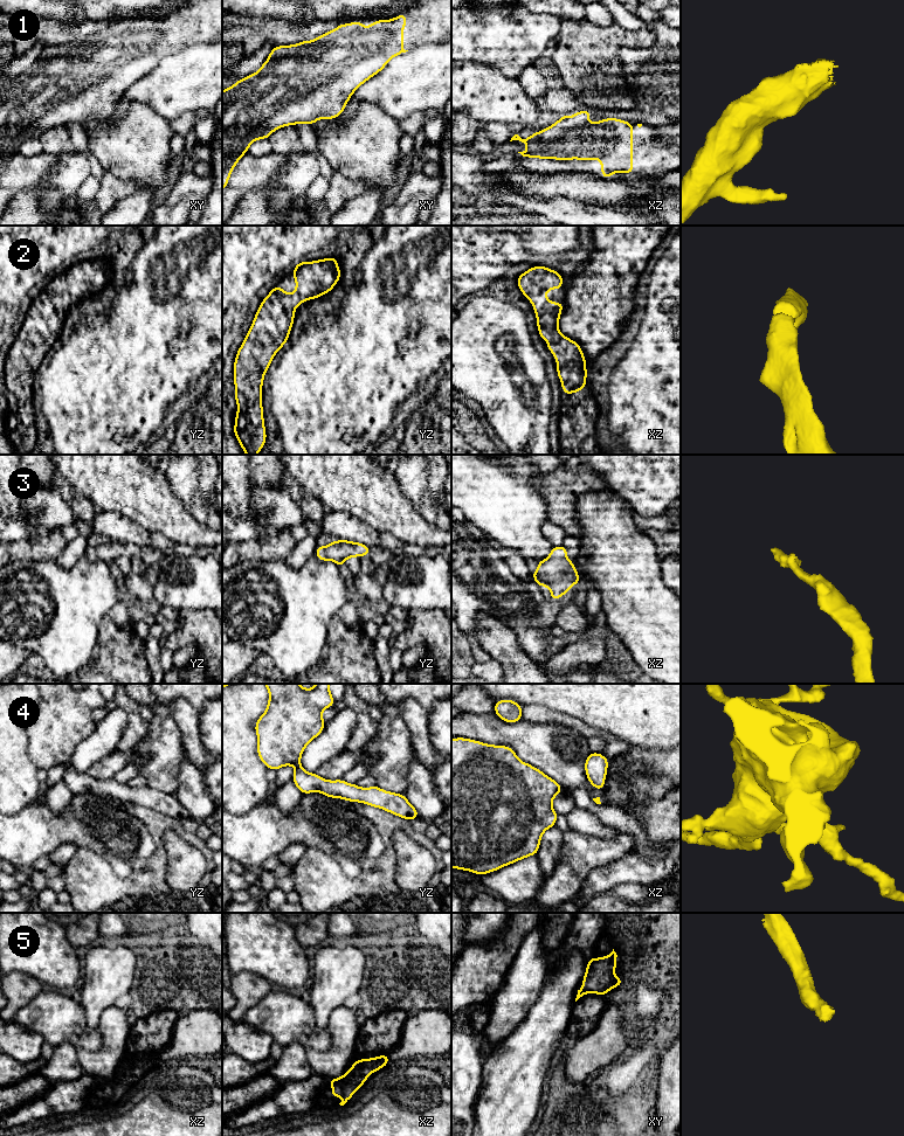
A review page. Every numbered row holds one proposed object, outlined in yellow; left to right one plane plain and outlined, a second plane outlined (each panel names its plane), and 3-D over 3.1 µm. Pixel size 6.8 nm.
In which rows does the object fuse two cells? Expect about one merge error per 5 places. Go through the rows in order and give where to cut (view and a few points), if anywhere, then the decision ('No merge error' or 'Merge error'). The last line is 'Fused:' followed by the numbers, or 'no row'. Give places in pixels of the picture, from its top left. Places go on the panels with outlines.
1: No split. No merge error
2: No split. No merge error
3: No split. No merge error
4: No split. No merge error
5: No split. No merge error
Fused: no row

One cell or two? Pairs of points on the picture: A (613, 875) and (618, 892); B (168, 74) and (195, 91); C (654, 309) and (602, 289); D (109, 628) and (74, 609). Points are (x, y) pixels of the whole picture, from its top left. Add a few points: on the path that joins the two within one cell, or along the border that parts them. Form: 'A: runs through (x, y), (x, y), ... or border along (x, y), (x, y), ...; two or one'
A: border along (635, 882), (618, 885), (608, 892); two
B: runs through (176, 81), (188, 84); one
C: border along (640, 286), (641, 297); two
D: border along (108, 614), (101, 624), (95, 650); two

